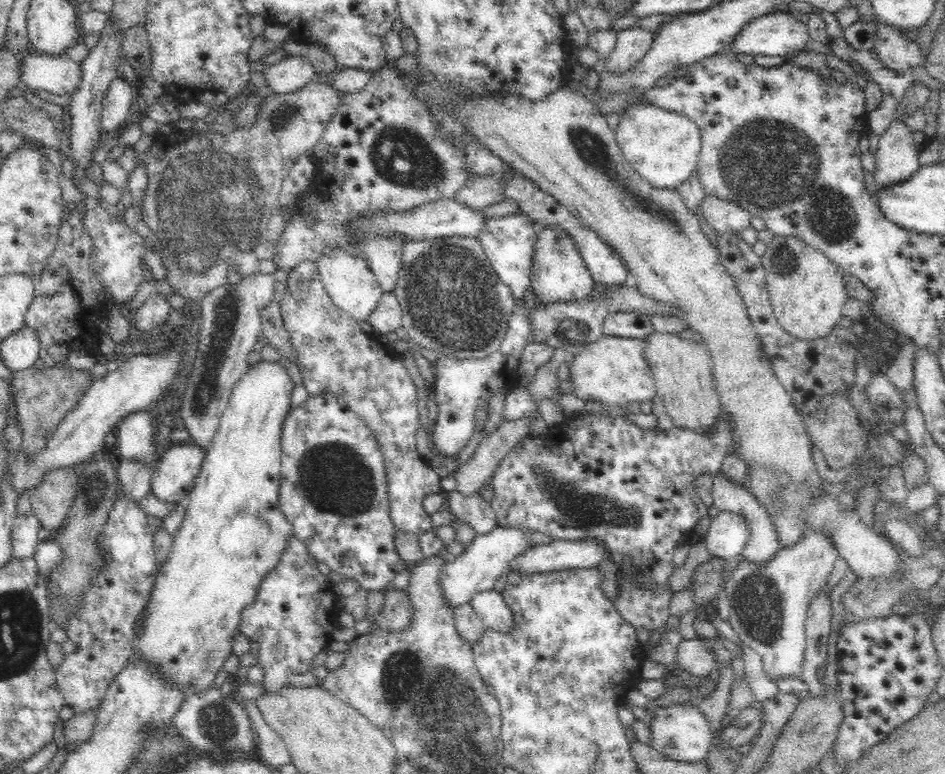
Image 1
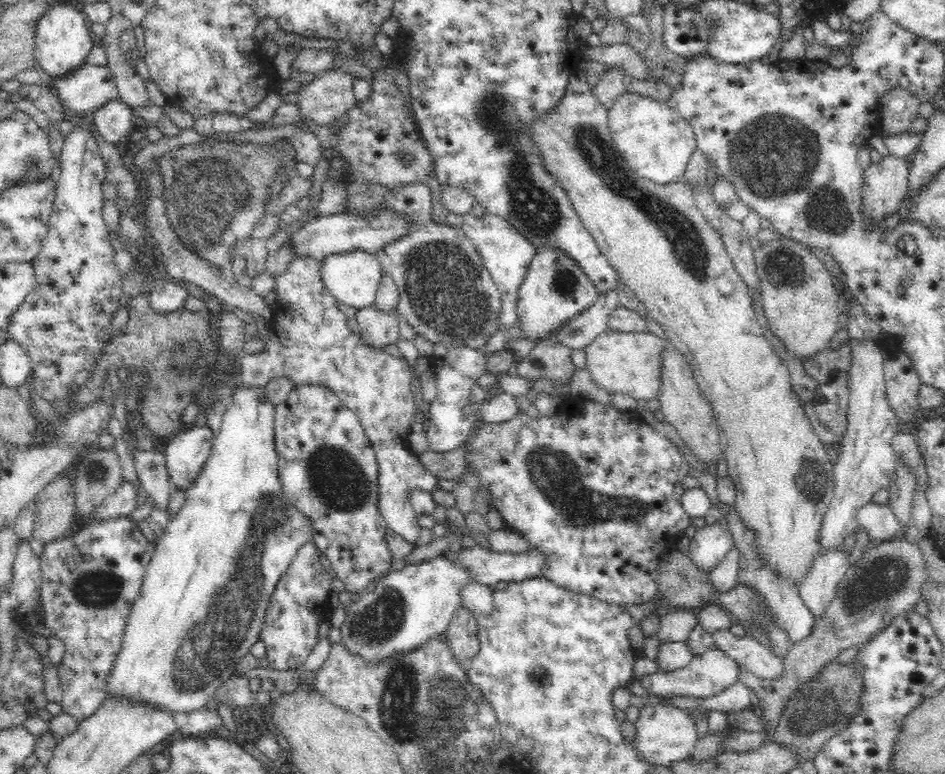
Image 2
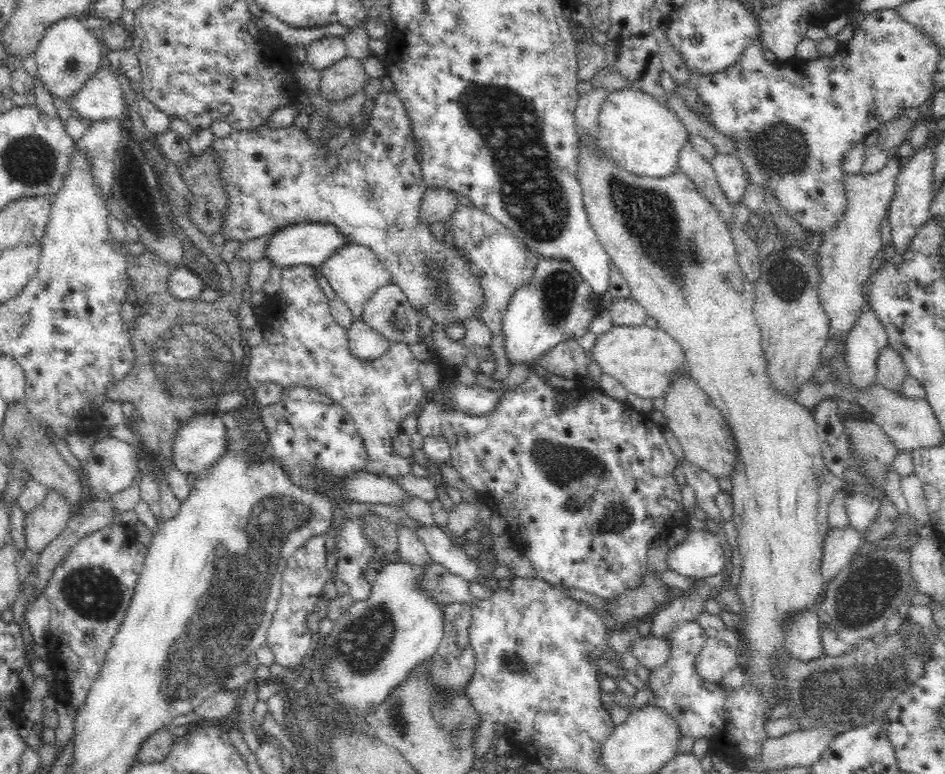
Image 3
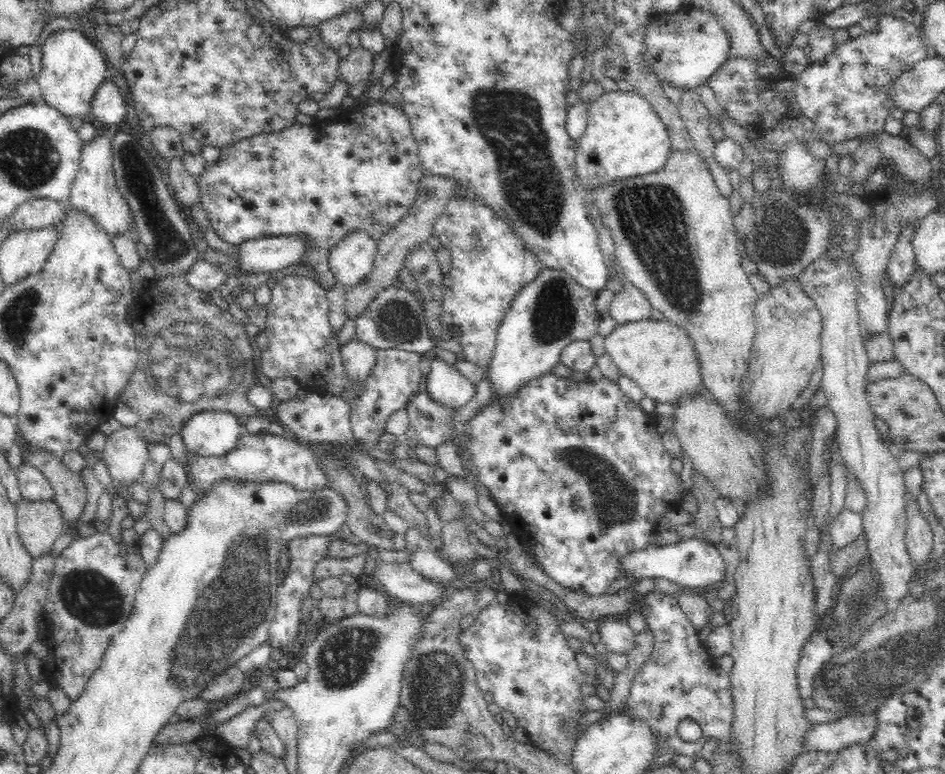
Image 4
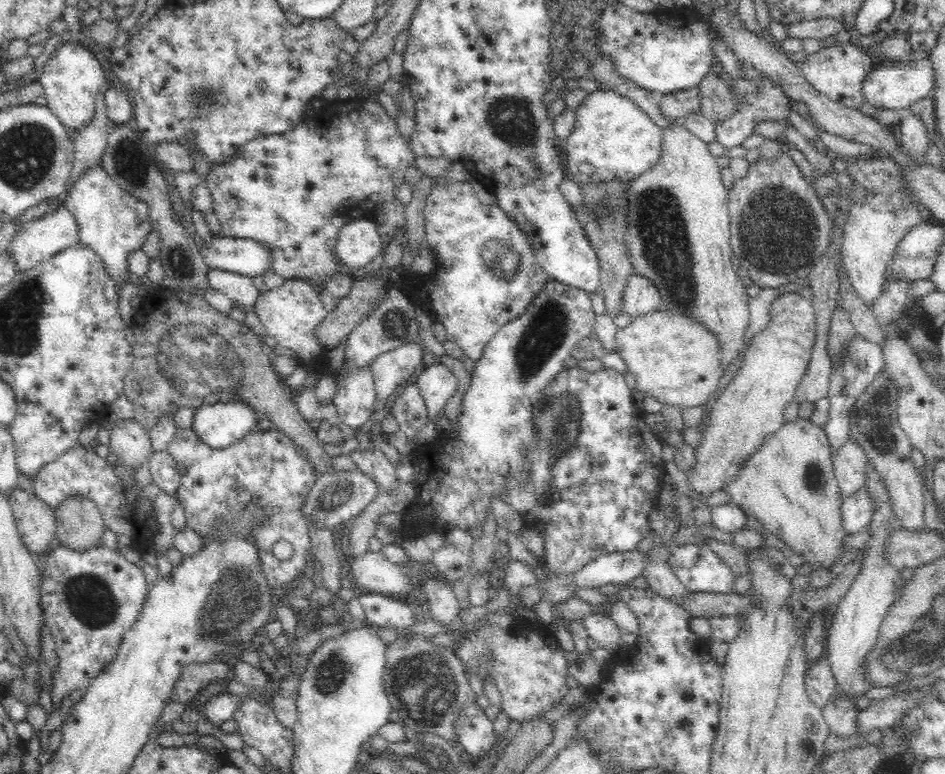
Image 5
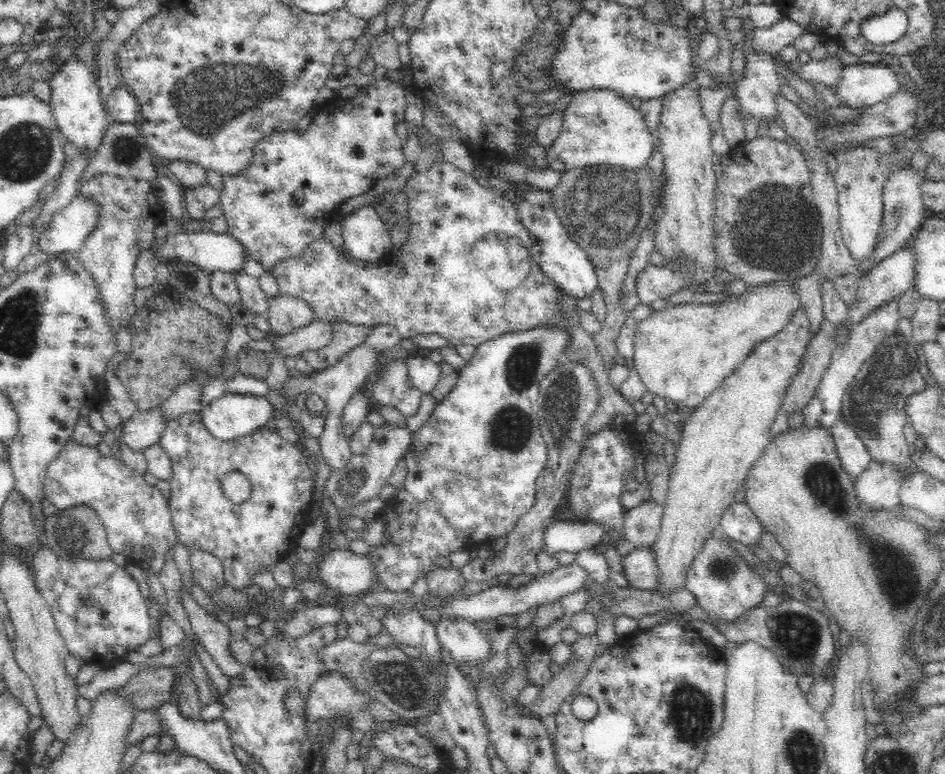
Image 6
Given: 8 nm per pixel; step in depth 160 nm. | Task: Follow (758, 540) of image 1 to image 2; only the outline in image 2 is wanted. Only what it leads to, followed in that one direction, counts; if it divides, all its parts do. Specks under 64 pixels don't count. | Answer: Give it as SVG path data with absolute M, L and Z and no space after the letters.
M716 500L716 504L721 508L720 514L722 514L724 522L729 526L728 529L731 533L734 546L739 550L737 584L753 592L753 596L758 600L758 608L762 611L762 615L768 617L768 619L772 621L772 625L774 625L778 631L784 633L790 645L799 644L802 640L812 635L815 628L815 621L817 620L811 608L802 601L799 587L785 582L783 578L779 578L779 576L775 576L773 572L769 572L767 568L763 568L763 566L757 562L757 558L755 558L755 554L753 554L753 550L751 550L753 532L745 530L744 525L741 524L741 520L739 516L735 514L733 508L723 506L718 500Z

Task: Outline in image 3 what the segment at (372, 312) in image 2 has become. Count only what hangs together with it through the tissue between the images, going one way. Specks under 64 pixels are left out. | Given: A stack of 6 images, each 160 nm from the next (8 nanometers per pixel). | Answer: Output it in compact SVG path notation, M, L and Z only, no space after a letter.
M361 318L347 328L350 354L362 362L372 362L380 358L390 346L377 332L370 330Z

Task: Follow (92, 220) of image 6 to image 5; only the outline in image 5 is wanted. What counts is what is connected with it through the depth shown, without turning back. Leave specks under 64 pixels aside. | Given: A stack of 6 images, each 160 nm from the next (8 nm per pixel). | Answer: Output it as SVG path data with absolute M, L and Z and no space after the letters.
M61 206L58 210L47 212L41 218L24 224L22 230L12 238L12 244L7 250L14 253L19 272L22 272L49 260L51 256L62 252L64 248L70 248L76 244L81 244L76 217L68 208Z

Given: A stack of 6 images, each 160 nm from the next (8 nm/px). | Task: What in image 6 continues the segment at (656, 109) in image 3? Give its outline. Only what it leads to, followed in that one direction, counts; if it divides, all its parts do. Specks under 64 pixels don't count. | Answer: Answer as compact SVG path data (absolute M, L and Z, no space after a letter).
M611 90L573 93L561 112L560 132L546 149L546 163L551 170L566 172L584 166L608 164L638 170L648 164L656 146L641 112Z

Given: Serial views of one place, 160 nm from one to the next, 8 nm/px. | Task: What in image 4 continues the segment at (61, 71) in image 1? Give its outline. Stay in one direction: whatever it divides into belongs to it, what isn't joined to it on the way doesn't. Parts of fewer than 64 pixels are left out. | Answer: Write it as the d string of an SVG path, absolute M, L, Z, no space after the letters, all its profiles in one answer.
M112 81L102 82L92 100L89 119L96 118L101 123L113 128L121 121L129 119L131 114L132 112L127 109L118 87Z

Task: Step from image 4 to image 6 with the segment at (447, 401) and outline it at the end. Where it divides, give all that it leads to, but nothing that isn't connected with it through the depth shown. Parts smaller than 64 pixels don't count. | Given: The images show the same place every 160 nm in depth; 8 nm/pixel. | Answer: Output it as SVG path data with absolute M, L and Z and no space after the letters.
M418 351L408 353L403 361L412 386L417 388L421 394L430 394L438 382L439 365Z

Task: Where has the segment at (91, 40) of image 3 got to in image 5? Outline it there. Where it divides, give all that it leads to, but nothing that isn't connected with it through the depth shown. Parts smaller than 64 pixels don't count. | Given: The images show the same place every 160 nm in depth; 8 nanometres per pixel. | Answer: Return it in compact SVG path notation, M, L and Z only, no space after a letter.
M64 38L47 60L44 72L39 78L47 96L47 107L67 130L80 133L88 127L94 114L98 87L105 81L105 73L98 59L78 41Z

